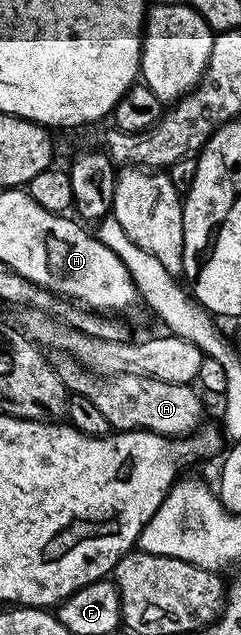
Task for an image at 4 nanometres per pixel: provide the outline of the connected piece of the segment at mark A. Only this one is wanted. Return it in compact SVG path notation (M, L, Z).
M68 356L56 359L55 365L68 390L87 396L87 400L91 400L91 404L97 405L99 412L107 416L114 431L150 430L177 440L180 434L194 434L203 425L204 418L201 417L205 414L205 406L201 403L202 395L196 385L188 382L164 382L146 374L126 372L117 372L114 378L96 378L92 369Z

